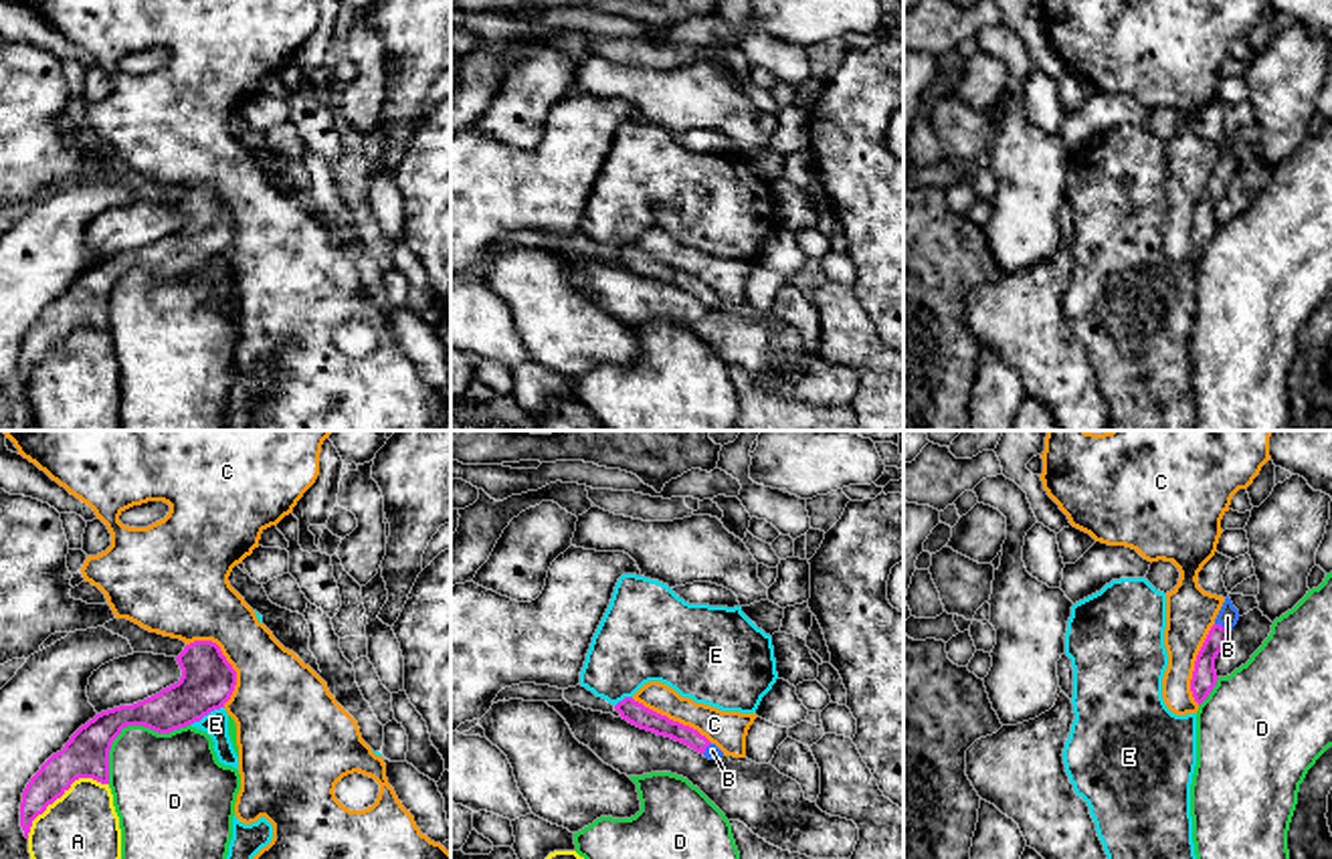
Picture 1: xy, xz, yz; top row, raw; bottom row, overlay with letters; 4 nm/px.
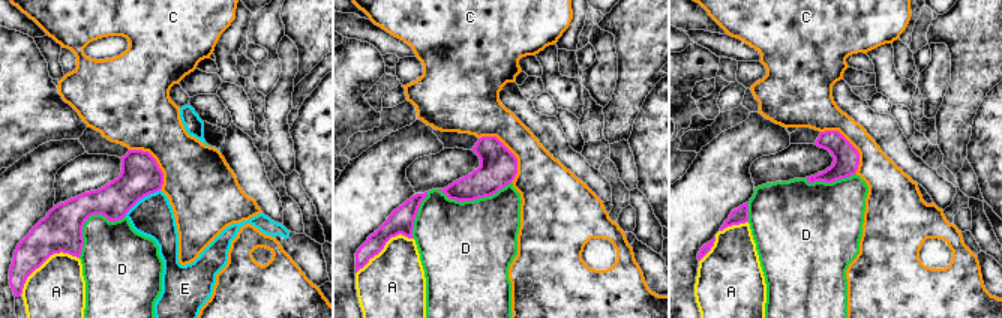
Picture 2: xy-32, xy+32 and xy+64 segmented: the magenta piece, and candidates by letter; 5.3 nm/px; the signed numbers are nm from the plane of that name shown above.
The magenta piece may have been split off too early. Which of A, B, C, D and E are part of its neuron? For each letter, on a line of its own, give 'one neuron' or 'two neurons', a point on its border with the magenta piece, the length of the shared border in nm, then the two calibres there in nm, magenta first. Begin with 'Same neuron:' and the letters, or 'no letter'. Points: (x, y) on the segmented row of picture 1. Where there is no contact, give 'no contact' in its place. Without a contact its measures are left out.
Same neuron: B
A: two neurons; meets magenta in xy at (61, 795); contact 400 nm long; 180 nm thick on the magenta side, 280 nm on the other
B: one neuron; meets magenta in yz at (1219, 625); contact 70 nm long; 100 nm thick on the magenta side, 90 nm on the other
C: two neurons; meets magenta in xy at (227, 661); contact 300 nm long; 220 nm thick on the magenta side, 360 nm on the other
D: two neurons; meets magenta in xy at (130, 724); contact 420 nm long; 180 nm thick on the magenta side, 360 nm on the other
E: two neurons; meets magenta in xy at (207, 714); contact 150 nm long; 220 nm thick on the magenta side, 100 nm on the other

